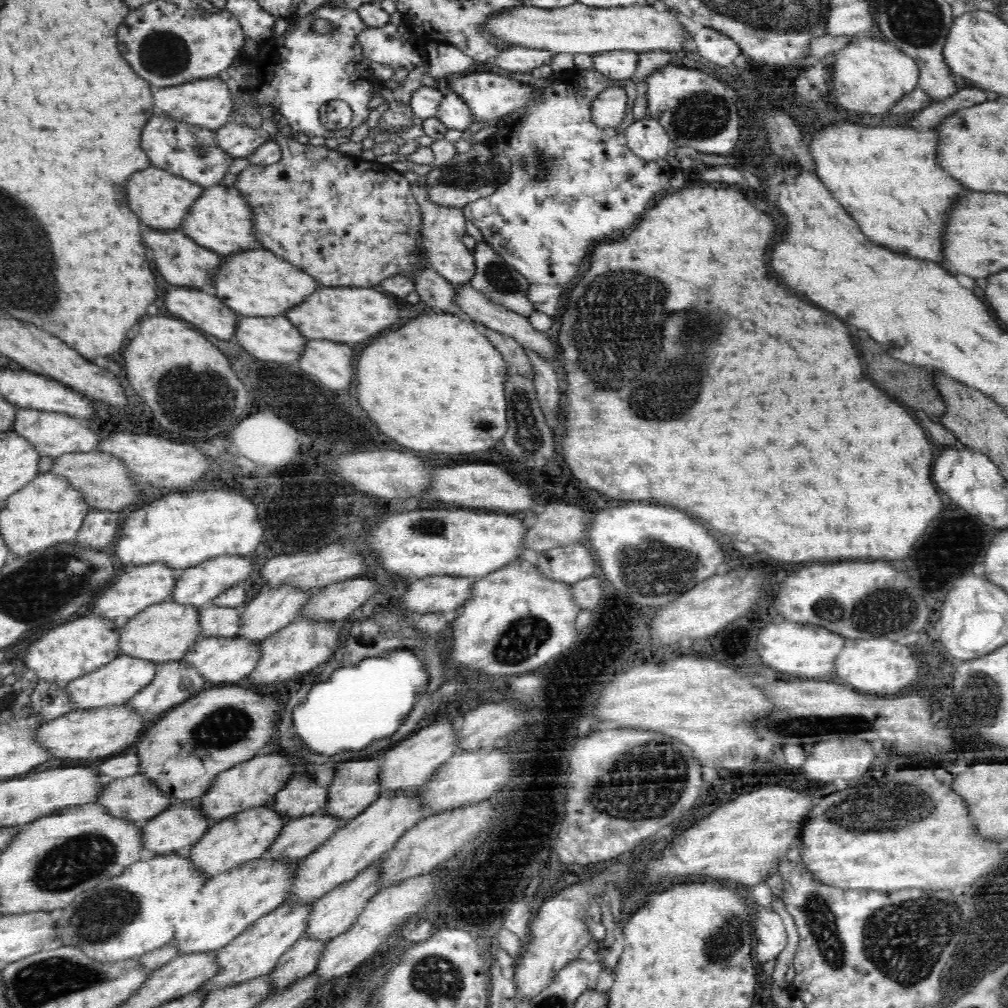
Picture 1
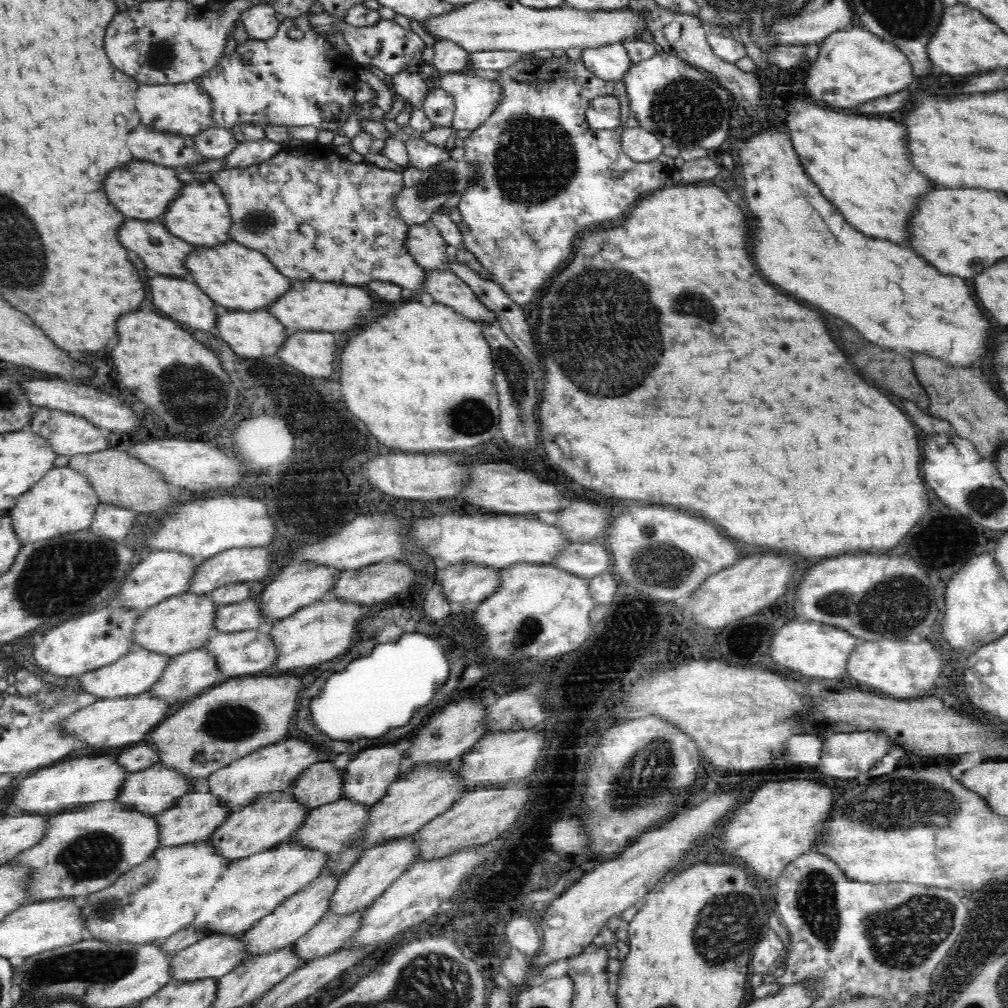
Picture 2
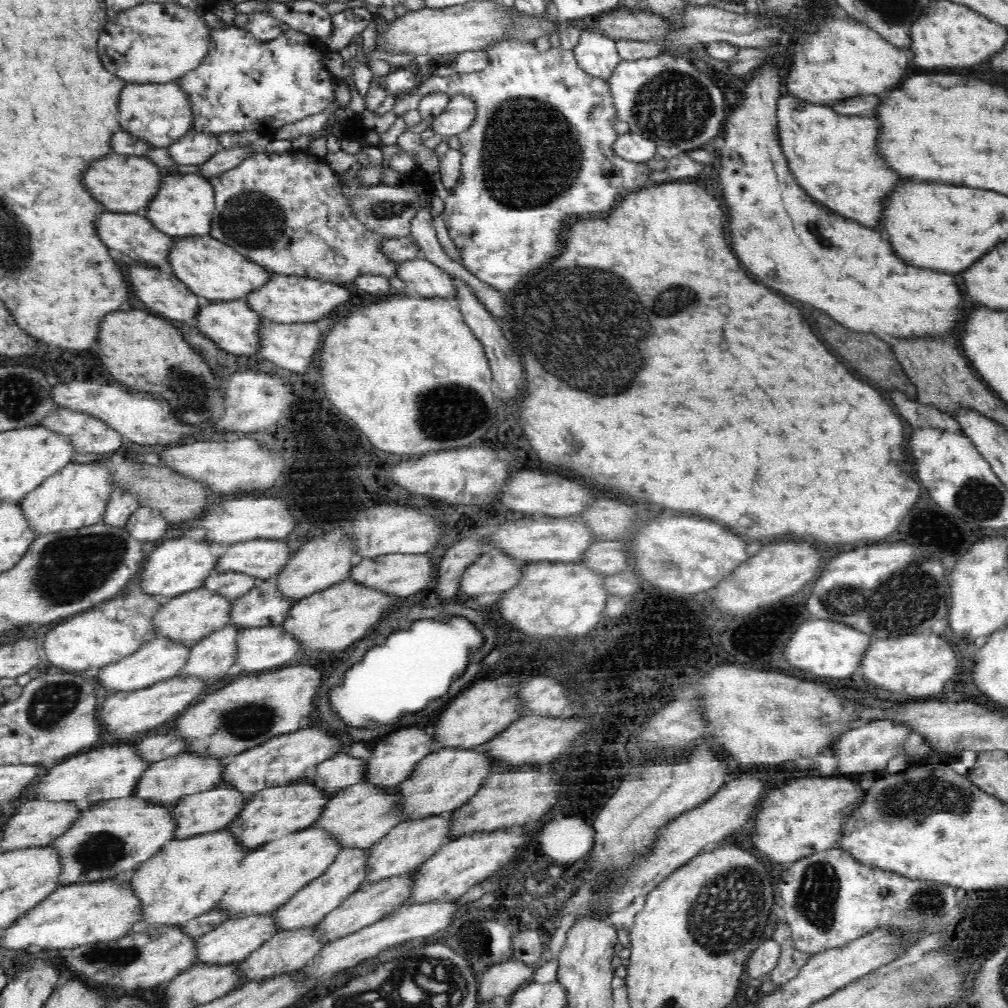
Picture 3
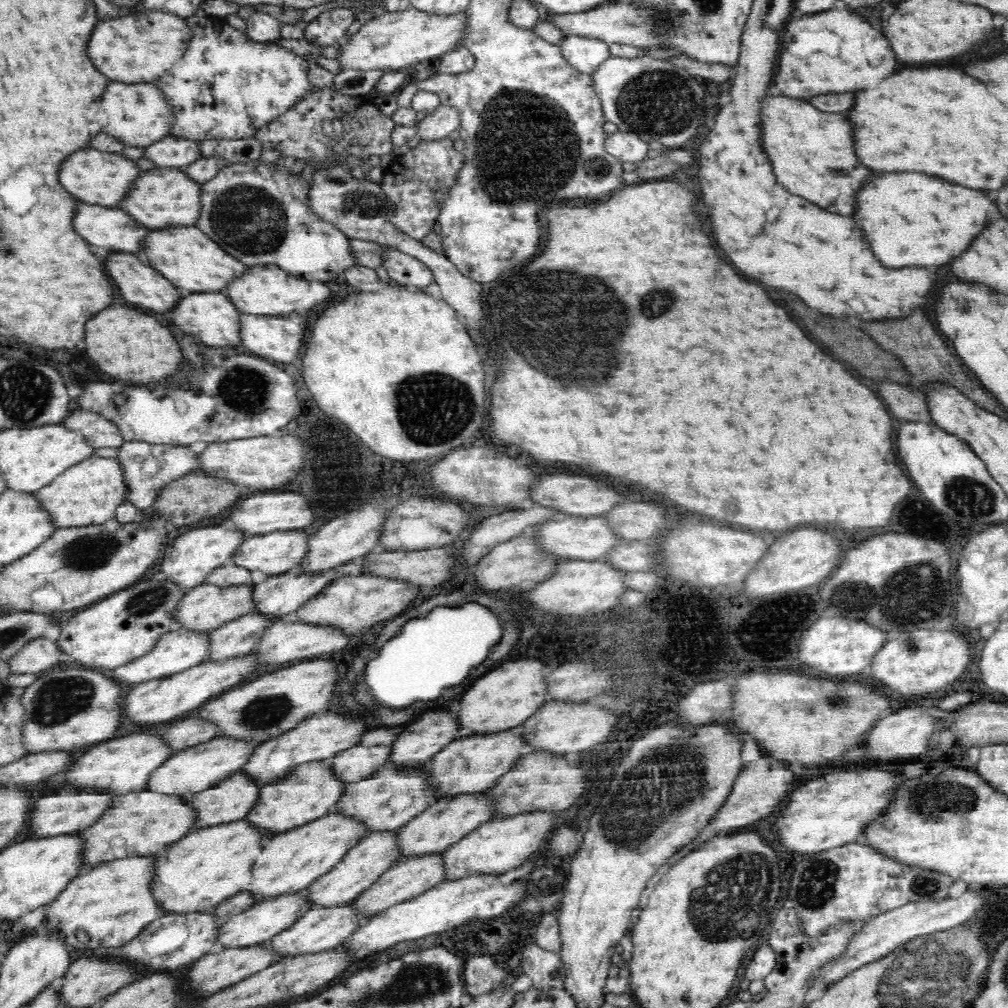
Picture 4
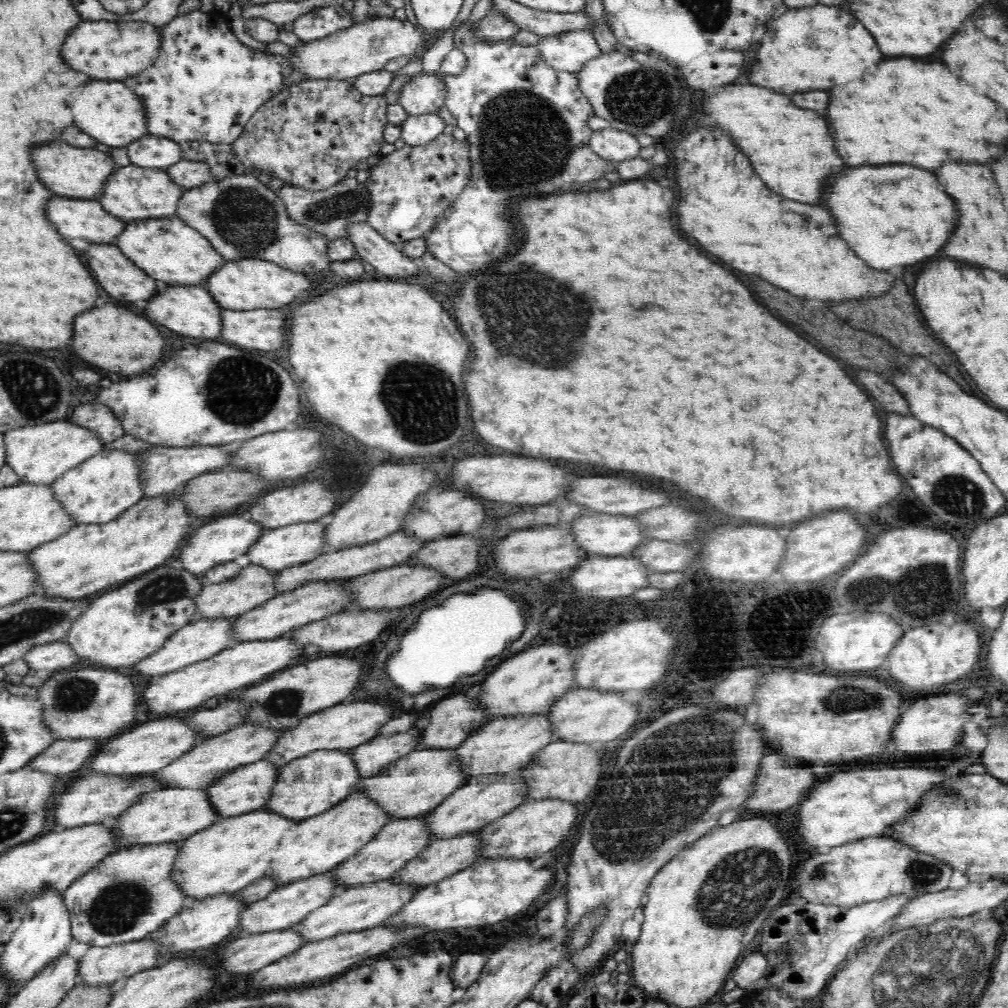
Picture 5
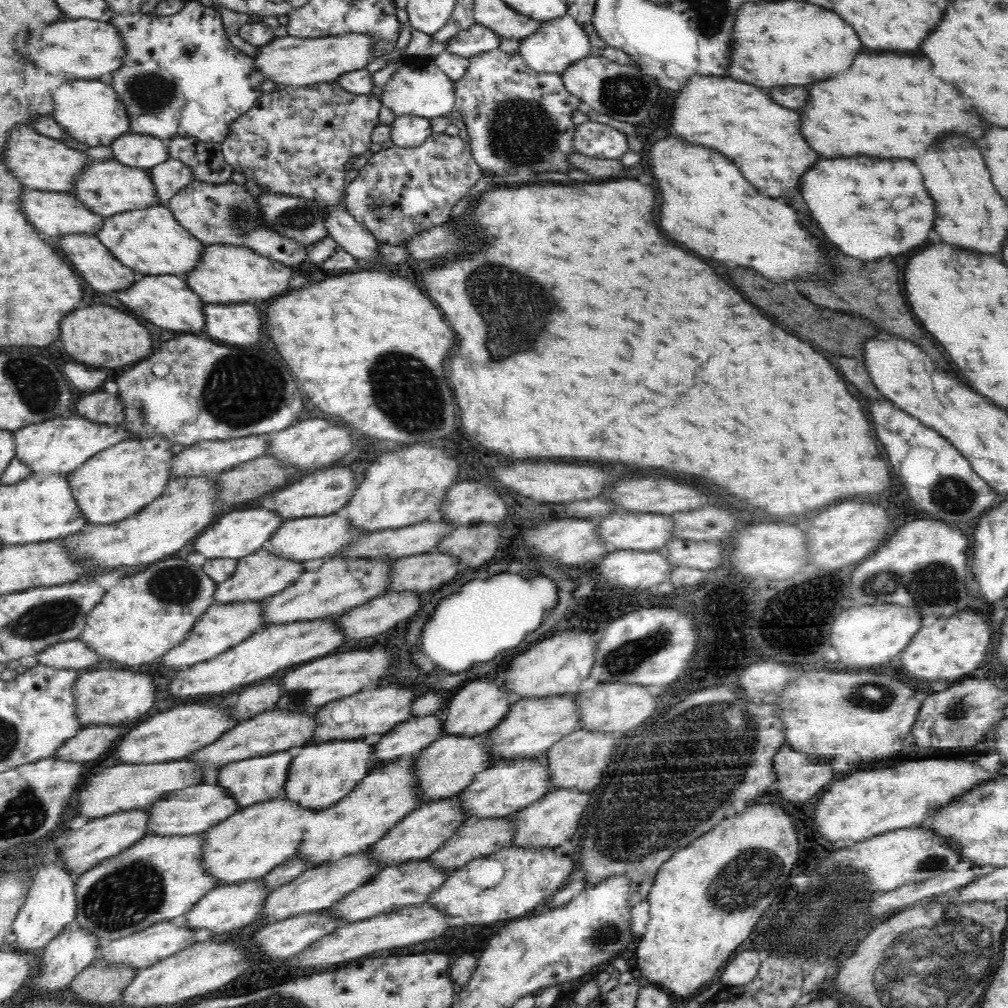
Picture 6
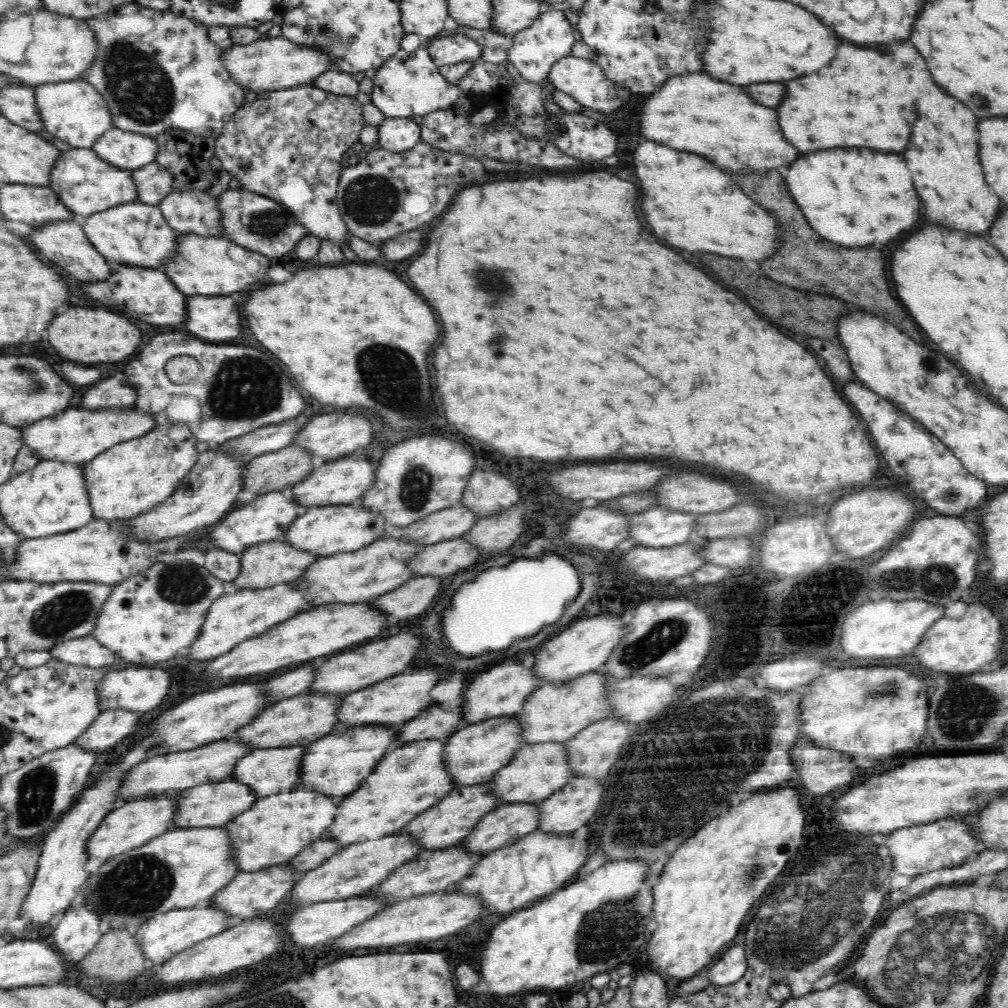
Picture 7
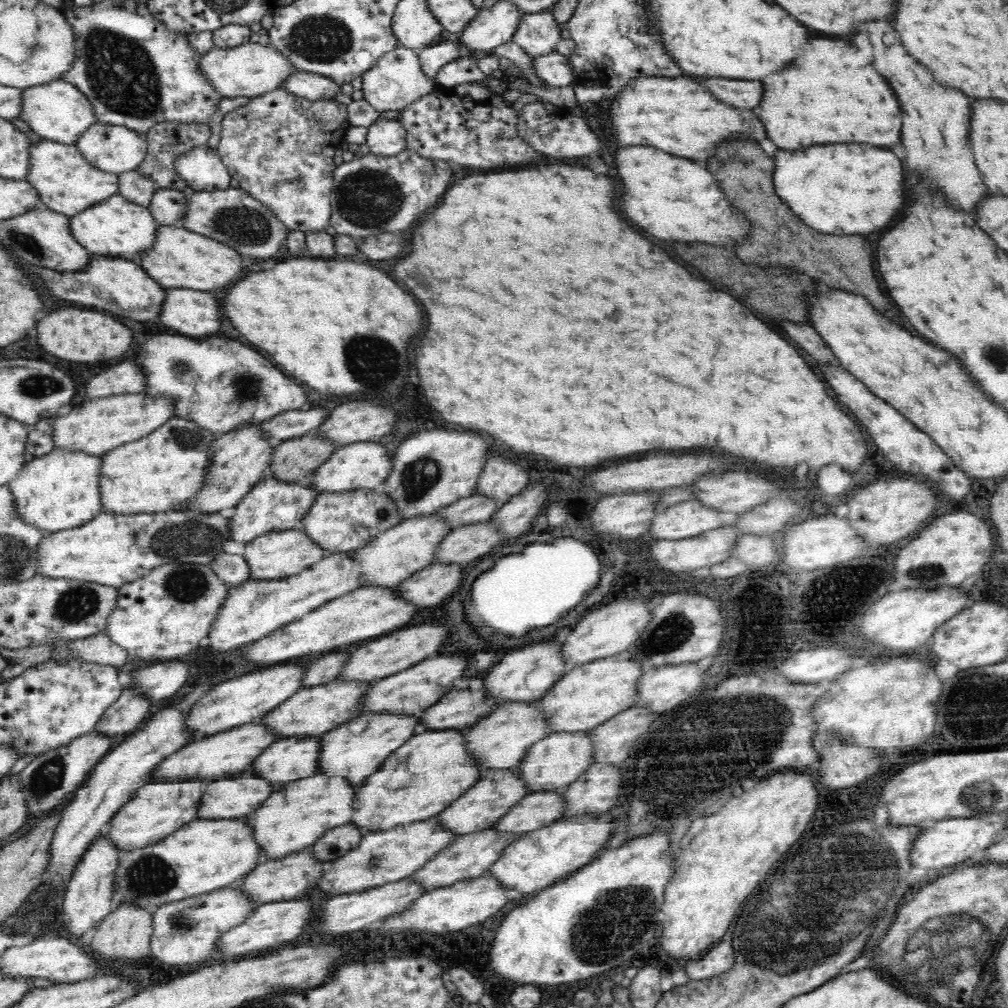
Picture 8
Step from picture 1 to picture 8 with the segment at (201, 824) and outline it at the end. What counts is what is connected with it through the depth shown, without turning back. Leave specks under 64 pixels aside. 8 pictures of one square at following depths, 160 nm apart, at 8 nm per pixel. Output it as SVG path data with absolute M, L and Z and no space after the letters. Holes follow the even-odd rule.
M318 738L275 740L253 761L254 776L268 780L272 786L282 786L316 774Z

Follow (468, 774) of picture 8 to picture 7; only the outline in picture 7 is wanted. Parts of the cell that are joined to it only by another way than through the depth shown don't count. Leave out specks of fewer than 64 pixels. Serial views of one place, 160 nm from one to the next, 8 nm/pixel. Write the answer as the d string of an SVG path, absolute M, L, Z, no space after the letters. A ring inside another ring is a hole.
M441 739L423 740L386 754L372 771L372 776L367 776L362 786L344 798L332 812L334 820L326 830L328 841L353 845L395 835L416 814L434 806L453 787L448 773L442 769L444 746Z

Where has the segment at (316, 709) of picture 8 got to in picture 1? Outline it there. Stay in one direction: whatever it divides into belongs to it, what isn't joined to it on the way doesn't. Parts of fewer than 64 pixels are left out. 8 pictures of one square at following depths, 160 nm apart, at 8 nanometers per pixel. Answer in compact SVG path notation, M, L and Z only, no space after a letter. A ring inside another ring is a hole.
M142 774L118 779L105 785L97 803L108 815L130 822L142 829L158 813L171 805L170 798L160 795Z

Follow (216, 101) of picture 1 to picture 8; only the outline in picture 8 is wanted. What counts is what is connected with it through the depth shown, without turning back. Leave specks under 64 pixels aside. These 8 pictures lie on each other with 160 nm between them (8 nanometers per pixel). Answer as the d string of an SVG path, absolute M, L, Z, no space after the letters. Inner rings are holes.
M63 79L25 88L23 97L21 119L45 140L76 145L84 132L100 123L90 99L75 84Z

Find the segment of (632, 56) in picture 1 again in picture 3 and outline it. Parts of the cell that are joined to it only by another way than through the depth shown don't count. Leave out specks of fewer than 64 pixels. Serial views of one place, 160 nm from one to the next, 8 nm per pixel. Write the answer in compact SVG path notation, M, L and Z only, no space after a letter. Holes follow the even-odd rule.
M598 30L582 32L574 51L576 60L584 72L607 81L623 61L617 49L617 40Z

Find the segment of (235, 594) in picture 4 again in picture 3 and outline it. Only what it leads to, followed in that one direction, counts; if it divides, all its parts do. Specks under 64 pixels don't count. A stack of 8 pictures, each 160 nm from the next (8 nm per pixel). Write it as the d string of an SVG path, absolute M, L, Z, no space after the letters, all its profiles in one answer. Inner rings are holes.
M204 586L185 592L176 598L161 604L152 616L150 637L164 637L174 643L192 648L209 634L228 625L230 601L216 593L211 593Z

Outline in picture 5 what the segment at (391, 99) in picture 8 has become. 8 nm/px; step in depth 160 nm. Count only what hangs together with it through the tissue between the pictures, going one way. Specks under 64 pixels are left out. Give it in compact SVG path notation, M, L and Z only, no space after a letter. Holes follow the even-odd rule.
M442 73L414 75L399 92L399 103L412 115L436 113L444 102Z

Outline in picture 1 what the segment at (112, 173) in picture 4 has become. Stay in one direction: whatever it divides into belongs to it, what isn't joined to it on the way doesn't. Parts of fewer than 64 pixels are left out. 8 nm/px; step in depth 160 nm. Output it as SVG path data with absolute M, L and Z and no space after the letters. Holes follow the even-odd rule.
M148 168L138 174L134 174L128 182L128 198L132 210L154 230L166 230L166 232L180 231L184 229L184 222L188 220L189 212L196 206L198 200L202 200L206 188L189 180L176 176L172 172L161 168Z

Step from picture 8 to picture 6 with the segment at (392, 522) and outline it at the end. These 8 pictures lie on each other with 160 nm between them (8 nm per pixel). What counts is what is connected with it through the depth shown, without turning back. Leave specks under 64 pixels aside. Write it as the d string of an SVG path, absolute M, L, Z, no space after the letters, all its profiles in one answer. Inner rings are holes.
M328 515L321 517L306 517L305 519L294 519L282 523L274 534L268 538L264 551L270 555L296 563L303 563L314 558L325 558L332 556L344 548L351 538L348 537L348 522L343 517Z

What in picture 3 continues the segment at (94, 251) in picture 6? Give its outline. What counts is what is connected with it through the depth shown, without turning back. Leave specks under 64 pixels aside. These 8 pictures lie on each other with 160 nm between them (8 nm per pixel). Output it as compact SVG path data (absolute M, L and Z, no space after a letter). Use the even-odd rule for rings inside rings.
M132 268L130 282L142 302L154 306L164 318L196 322L200 314L200 298L173 273L150 268Z

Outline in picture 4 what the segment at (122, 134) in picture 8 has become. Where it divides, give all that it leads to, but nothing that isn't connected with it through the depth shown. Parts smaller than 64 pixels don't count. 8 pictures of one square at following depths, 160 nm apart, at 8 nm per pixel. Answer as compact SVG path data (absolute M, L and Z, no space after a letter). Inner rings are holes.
M170 136L150 145L144 155L158 167L182 169L202 157L201 141L184 136Z

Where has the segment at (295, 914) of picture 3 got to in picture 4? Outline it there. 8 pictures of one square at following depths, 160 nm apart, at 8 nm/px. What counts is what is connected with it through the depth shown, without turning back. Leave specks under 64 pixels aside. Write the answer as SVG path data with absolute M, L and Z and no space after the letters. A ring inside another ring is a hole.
M369 834L362 838L358 844L354 845L330 872L319 876L314 884L302 889L300 895L306 899L308 911L329 909L350 905L352 900L362 894L364 890L370 888L375 880L378 880L382 873L392 867L398 856L398 847L394 843L395 834Z

